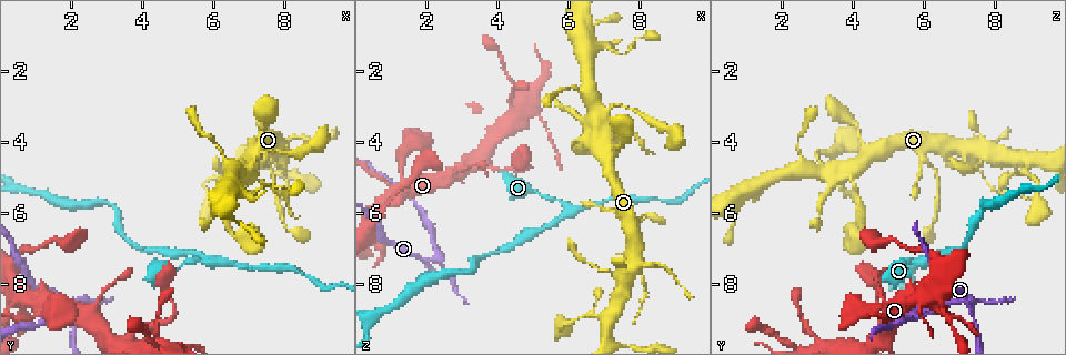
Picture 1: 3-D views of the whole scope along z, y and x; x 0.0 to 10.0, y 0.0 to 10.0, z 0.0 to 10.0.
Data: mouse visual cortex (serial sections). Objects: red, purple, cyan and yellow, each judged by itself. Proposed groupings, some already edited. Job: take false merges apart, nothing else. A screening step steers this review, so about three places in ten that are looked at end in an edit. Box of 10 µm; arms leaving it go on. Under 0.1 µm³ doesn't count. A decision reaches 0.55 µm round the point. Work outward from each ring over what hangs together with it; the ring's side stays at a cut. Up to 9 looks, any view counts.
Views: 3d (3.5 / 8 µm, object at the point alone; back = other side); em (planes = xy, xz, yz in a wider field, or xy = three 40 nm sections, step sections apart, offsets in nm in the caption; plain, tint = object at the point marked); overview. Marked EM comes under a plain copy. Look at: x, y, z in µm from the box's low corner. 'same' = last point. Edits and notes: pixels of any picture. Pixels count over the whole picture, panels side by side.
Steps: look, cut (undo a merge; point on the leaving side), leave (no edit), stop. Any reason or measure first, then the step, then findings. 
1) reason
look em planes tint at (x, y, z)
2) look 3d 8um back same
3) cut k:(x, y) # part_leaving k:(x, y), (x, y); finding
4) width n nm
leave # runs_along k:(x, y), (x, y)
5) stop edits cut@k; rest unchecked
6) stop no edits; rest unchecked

abrupt turn
look 3d 8um at (2.35, 8.55, 7.15)

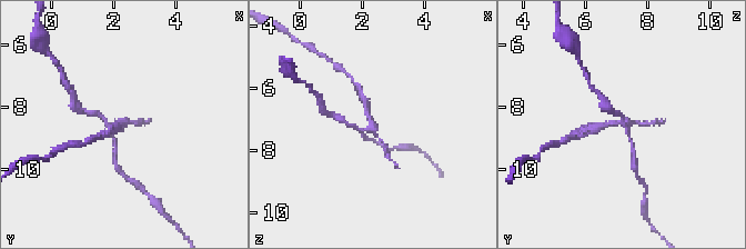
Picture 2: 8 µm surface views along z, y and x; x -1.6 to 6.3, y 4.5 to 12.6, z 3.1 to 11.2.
look em xy step 5 tint same

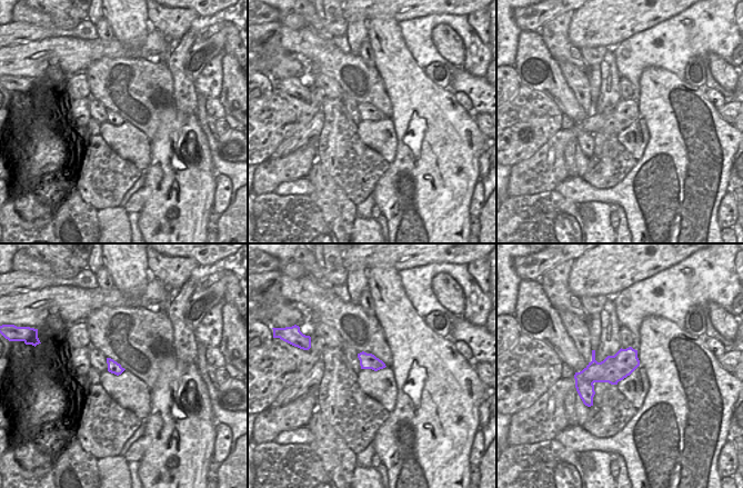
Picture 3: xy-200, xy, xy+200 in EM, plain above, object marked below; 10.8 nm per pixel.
cut 2:(366, 105) # border 3:(578, 372), (593, 382); two cells meet here

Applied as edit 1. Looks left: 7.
three arms meet
look 3d 3.5um at (5.90, 7.40, 5.75)

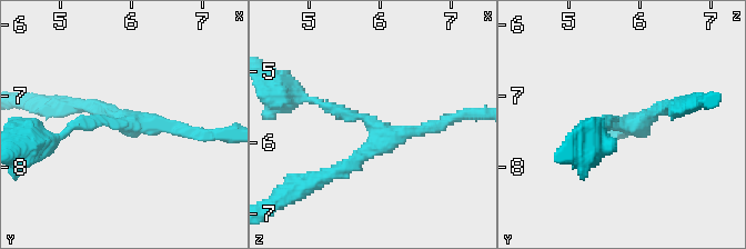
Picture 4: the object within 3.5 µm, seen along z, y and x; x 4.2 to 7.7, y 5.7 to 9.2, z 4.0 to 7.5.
now the EM
look em xy step 5 tint at (5.95, 7.40, 5.80)

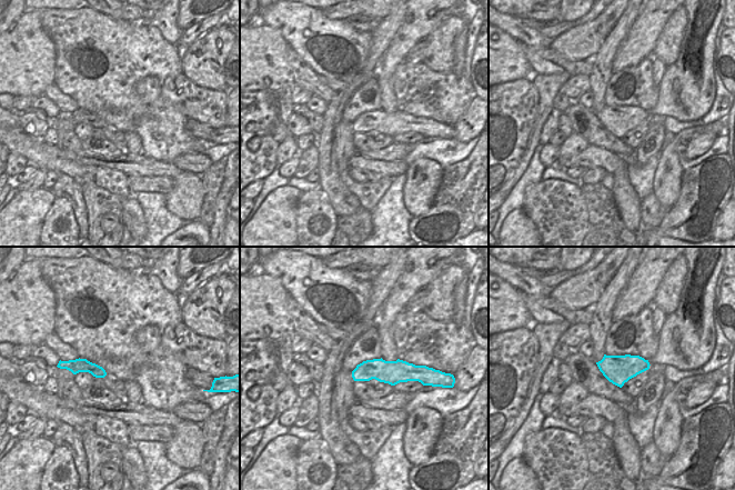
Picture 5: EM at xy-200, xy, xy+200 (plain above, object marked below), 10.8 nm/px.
another direction
look em xy step 1 tint same

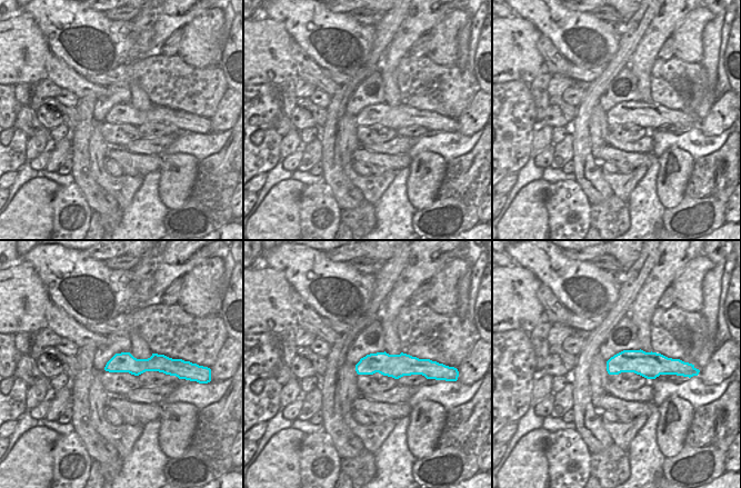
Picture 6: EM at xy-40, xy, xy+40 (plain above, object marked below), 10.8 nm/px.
leave # runs_along 4:(597, 132), (675, 105); one cell here

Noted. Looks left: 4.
sharp bend
look 3d 8um at (3.15, 5.80, 7.65)

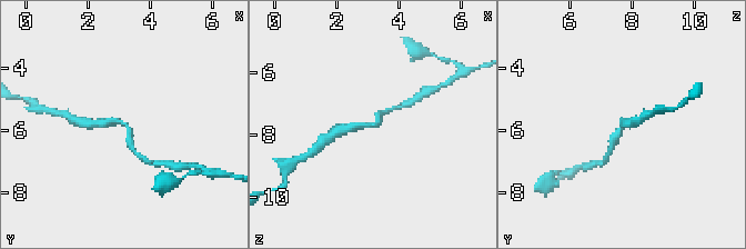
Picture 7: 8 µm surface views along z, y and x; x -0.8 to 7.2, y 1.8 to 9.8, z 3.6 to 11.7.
arm_widths 250, 250 nm; shape alone is not enough
look em planes tint same

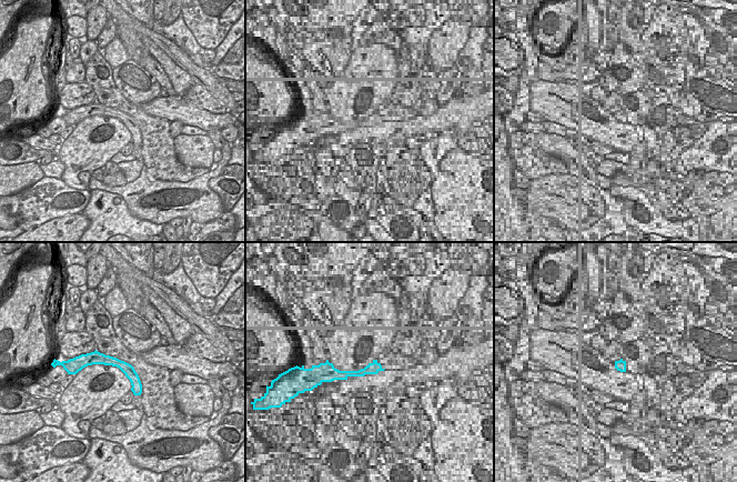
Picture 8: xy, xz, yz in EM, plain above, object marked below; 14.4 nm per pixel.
leave # continuous, no second cell

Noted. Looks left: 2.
thick turns thin
look 3d 3.5um at (6.25, 5.00, 9.05)

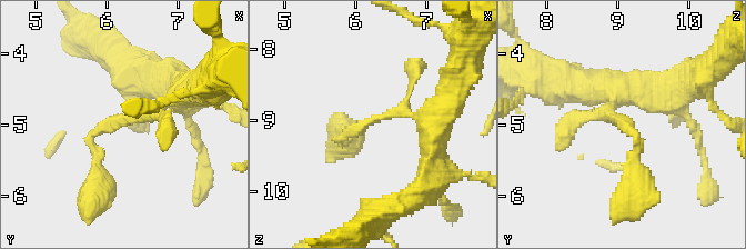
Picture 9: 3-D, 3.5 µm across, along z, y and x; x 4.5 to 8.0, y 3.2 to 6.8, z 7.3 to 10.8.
look em xy step 5 tint at (6.25, 4.90, 9.00)

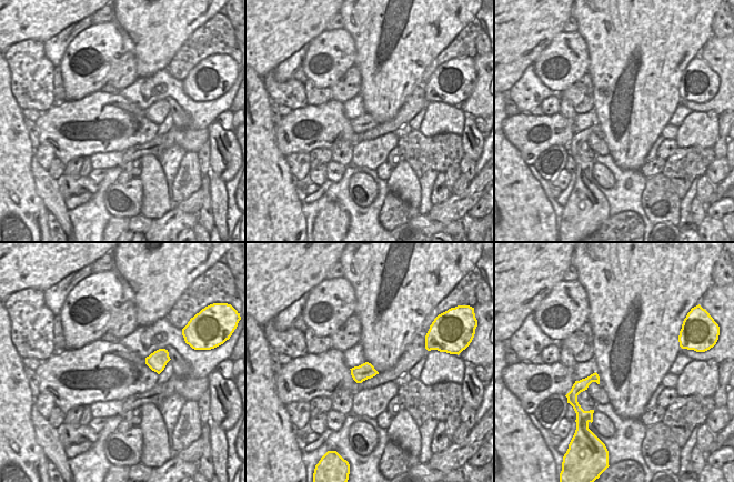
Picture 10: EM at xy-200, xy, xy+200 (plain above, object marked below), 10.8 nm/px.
leave # runs_along 9:(187, 91), (98, 129), (98, 162); continuous, no second cell

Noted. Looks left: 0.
stop edits cut@2; rest unchecked

